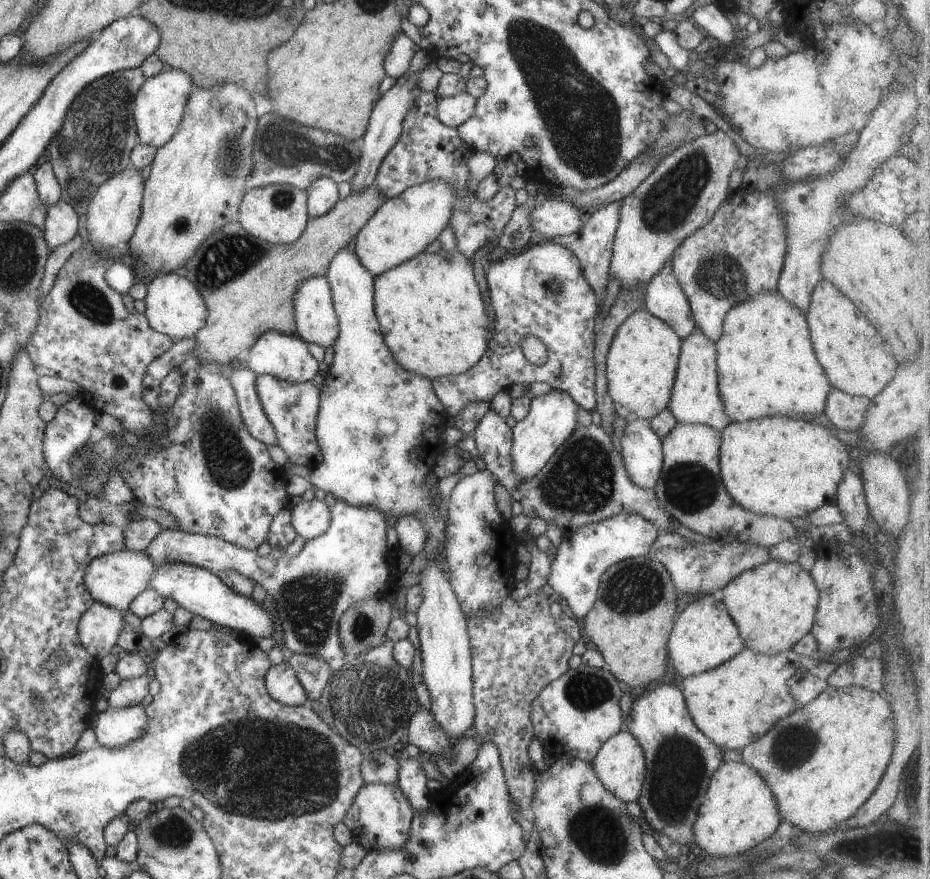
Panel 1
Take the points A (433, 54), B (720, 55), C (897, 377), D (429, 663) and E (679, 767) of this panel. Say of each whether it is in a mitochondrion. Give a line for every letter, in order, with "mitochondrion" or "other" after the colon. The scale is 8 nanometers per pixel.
A: other
B: other
C: other
D: other
E: mitochondrion

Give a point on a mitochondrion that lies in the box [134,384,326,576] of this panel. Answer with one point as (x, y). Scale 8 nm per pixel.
(230, 464)

